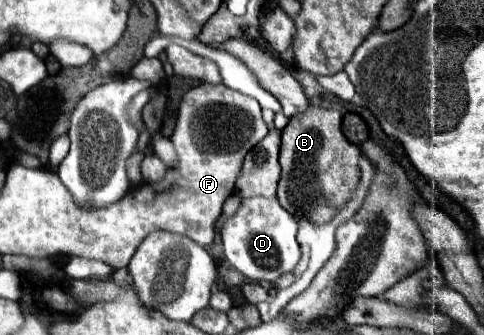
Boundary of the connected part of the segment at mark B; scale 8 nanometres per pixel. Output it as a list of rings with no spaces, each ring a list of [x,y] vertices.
[[[310,107],[304,113],[294,115],[286,125],[286,129],[282,131],[282,145],[280,145],[282,177],[278,183],[278,201],[294,217],[308,217],[314,223],[330,221],[336,209],[352,197],[358,185],[358,179],[360,179],[358,157],[360,157],[360,149],[352,145],[342,133],[342,113],[338,109]]]

